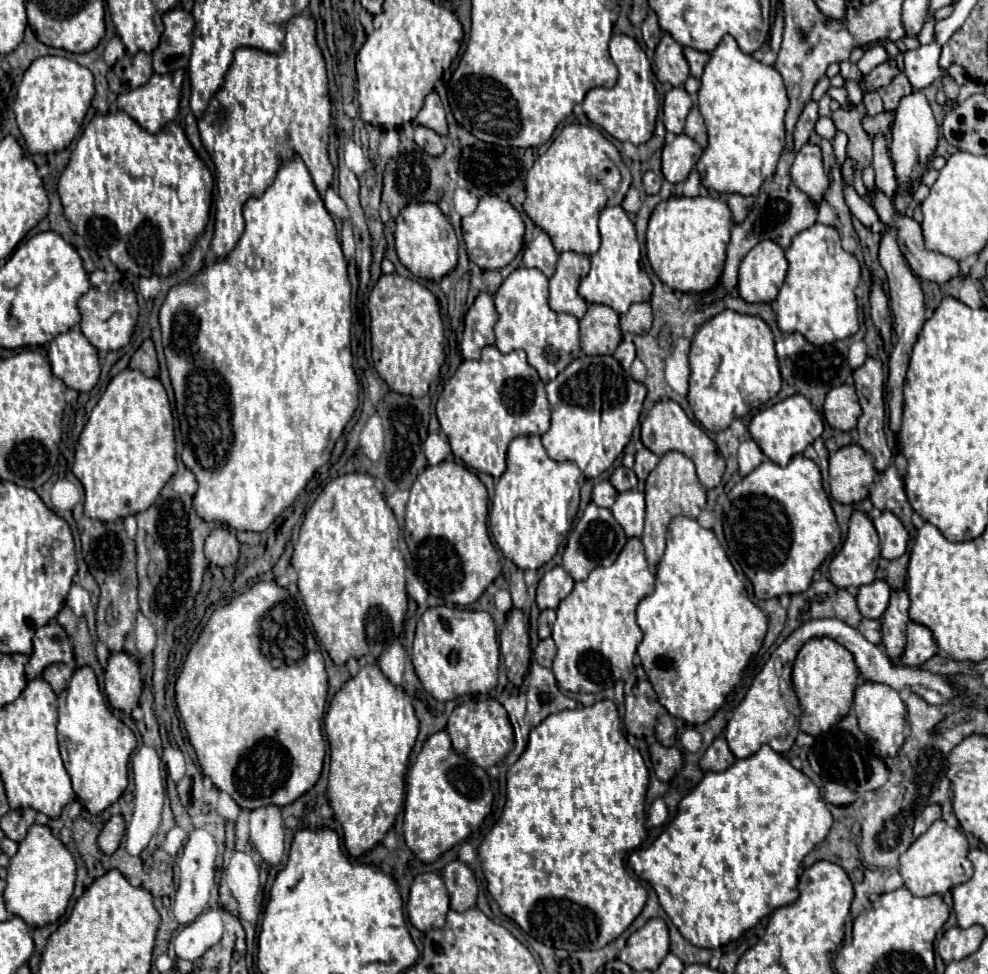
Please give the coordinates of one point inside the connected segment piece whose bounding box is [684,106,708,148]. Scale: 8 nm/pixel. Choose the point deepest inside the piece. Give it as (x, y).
(695, 128)

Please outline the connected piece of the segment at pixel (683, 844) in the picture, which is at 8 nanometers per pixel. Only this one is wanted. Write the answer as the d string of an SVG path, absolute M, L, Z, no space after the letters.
M764 744L754 756L750 758L744 758L744 760L736 760L728 770L724 772L706 772L704 778L698 782L698 786L682 798L680 806L678 806L678 814L676 818L664 828L664 832L656 838L656 842L648 848L642 848L642 850L634 850L628 858L628 864L632 866L632 870L646 882L652 884L652 888L656 890L658 898L660 898L660 906L666 910L666 914L670 916L670 920L674 922L674 926L680 930L680 934L696 944L696 946L702 946L702 948L718 948L718 946L724 946L736 938L740 938L746 930L750 930L752 926L756 926L760 922L760 918L764 916L770 916L776 908L780 906L786 906L786 904L792 904L796 898L798 898L798 870L800 870L800 864L804 860L804 856L816 846L820 844L828 830L832 826L832 814L826 806L826 802L822 800L820 796L820 790L818 786L806 776L802 774L800 770L796 770L782 754L774 752L768 744Z

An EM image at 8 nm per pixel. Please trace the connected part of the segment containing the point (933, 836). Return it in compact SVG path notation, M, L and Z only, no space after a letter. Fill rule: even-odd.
M936 820L914 844L900 856L900 874L906 888L914 896L942 896L950 888L972 878L972 862L968 860L968 840L958 828L950 828L944 820Z

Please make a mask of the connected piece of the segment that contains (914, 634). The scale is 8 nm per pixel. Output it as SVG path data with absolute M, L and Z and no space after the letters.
M912 622L908 626L908 642L906 642L906 650L902 654L902 664L904 666L922 666L936 652L938 652L938 646L934 642L930 628Z

